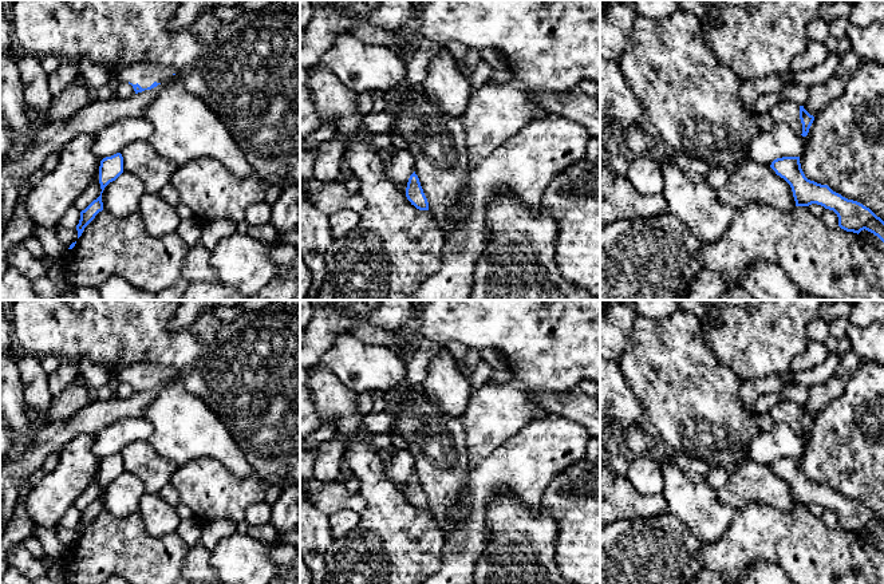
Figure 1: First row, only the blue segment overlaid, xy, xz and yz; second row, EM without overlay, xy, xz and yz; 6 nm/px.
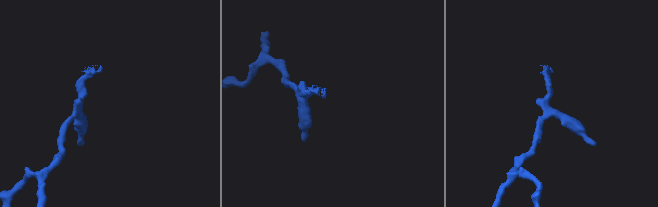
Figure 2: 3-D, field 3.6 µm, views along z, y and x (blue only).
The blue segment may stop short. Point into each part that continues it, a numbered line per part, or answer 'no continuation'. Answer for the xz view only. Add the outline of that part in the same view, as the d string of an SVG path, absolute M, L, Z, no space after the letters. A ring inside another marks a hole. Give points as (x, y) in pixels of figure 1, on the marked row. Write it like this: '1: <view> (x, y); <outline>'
no continuation

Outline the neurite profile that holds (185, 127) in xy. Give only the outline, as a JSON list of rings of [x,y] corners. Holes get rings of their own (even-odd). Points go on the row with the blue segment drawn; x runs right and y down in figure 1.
[[[183,83],[166,87],[145,110],[143,117],[151,123],[153,133],[147,143],[162,157],[181,166],[198,158],[212,158],[222,163],[237,177],[254,174],[245,154],[236,143],[230,130],[217,113],[200,96],[188,91]]]

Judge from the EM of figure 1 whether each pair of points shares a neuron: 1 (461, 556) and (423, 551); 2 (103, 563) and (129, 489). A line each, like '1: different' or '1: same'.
1: different
2: different

